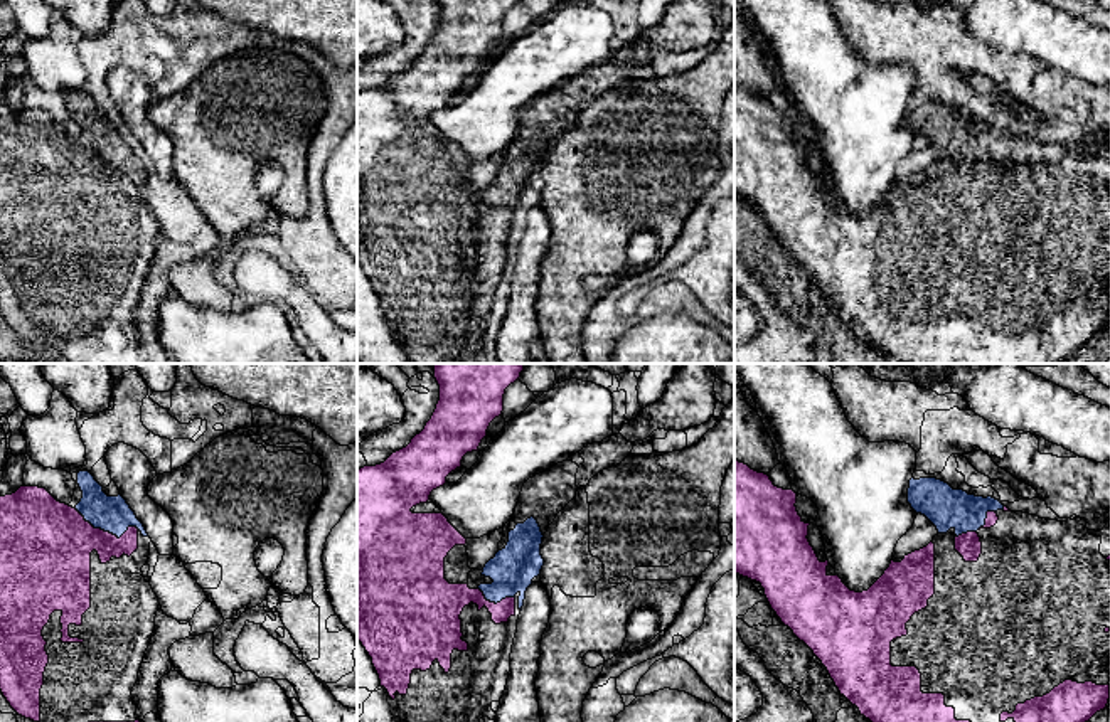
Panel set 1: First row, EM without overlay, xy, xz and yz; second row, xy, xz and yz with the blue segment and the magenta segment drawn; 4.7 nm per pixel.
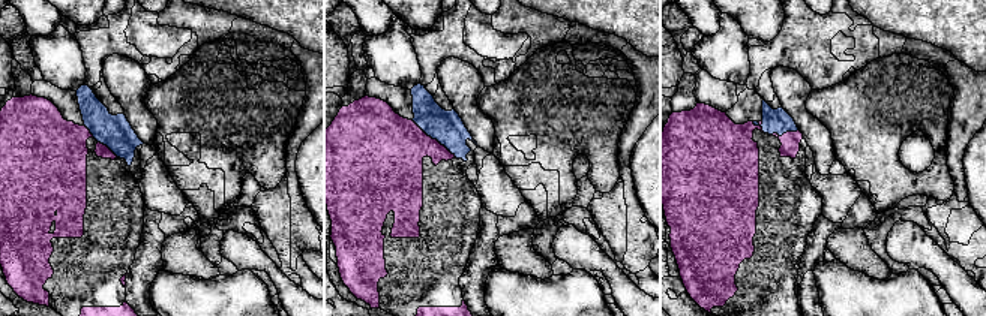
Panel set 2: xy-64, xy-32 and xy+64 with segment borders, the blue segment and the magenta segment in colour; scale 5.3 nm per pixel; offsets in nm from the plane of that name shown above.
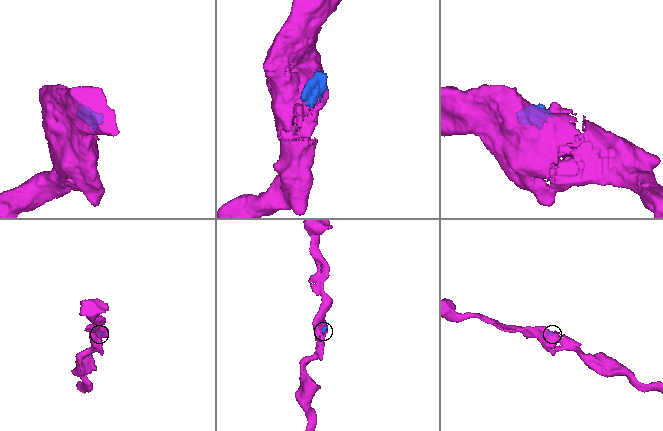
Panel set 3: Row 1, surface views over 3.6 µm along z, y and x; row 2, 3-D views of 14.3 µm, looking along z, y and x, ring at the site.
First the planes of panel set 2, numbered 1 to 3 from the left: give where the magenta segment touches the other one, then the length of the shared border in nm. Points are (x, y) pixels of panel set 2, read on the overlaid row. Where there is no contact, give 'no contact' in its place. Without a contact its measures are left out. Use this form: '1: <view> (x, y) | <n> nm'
1: xy-64 (108, 147) | 140 nm
2: xy-32 (434, 138) | 300 nm
3: xy+64 (784, 132) | 160 nm

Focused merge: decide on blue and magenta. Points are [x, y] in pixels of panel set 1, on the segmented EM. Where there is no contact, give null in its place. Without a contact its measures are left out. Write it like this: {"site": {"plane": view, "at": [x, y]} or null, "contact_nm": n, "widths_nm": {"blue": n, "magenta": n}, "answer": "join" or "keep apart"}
{"site": {"plane": "xy", "at": [106, 530]}, "contact_nm": 320, "widths_nm": {"blue": 180, "magenta": 340}, "answer": "keep apart"}

